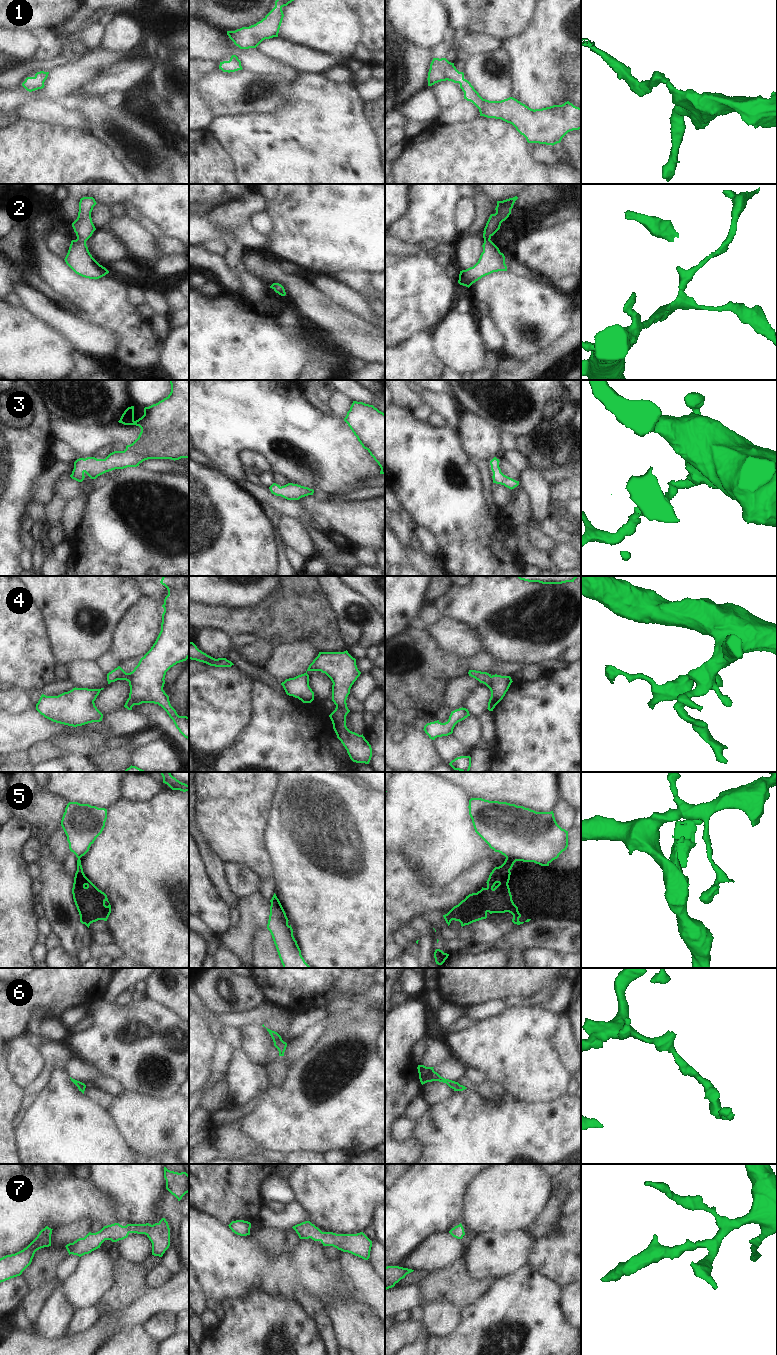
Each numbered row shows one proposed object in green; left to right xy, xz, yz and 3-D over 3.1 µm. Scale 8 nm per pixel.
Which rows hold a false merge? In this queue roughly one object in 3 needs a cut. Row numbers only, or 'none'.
5

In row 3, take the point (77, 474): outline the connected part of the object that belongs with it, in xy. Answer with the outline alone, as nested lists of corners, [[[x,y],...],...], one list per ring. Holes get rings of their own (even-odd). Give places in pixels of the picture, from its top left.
[[[169,380],[171,384],[170,394],[149,407],[144,408],[144,415],[134,420],[134,406],[128,407],[122,414],[119,423],[124,425],[136,425],[141,428],[138,438],[124,451],[114,451],[105,459],[95,457],[79,458],[74,462],[74,469],[70,477],[82,482],[86,473],[91,479],[115,470],[127,467],[137,467],[148,459],[179,460],[189,458],[189,380]]]

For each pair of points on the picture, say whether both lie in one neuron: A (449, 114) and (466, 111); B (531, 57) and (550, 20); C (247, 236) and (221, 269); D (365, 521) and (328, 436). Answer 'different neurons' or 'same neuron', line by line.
A: same neuron
B: same neuron
C: different neurons
D: different neurons

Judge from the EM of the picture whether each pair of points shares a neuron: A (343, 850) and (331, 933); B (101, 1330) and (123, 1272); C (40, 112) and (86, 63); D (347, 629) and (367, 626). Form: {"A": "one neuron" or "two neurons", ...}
{"A": "one neuron", "B": "two neurons", "C": "two neurons", "D": "one neuron"}

